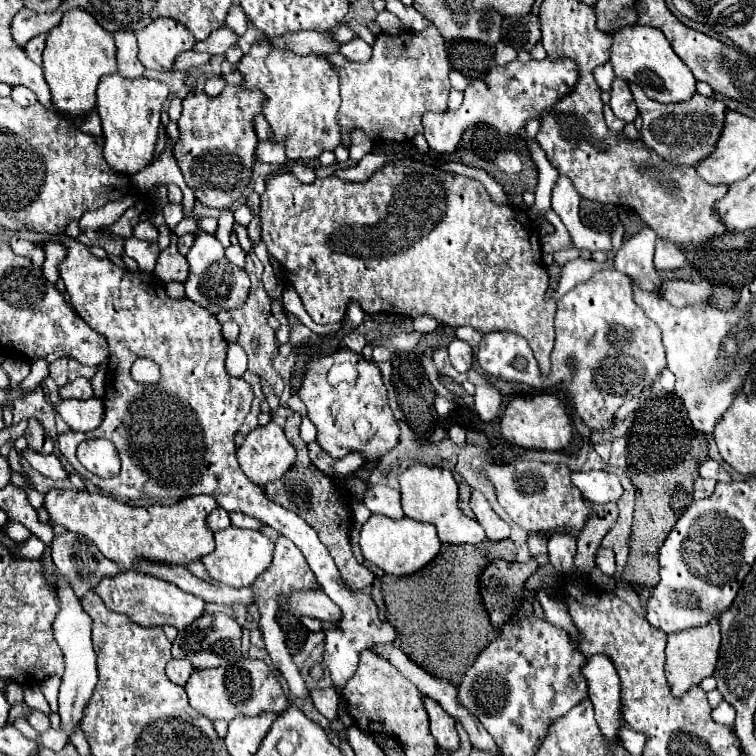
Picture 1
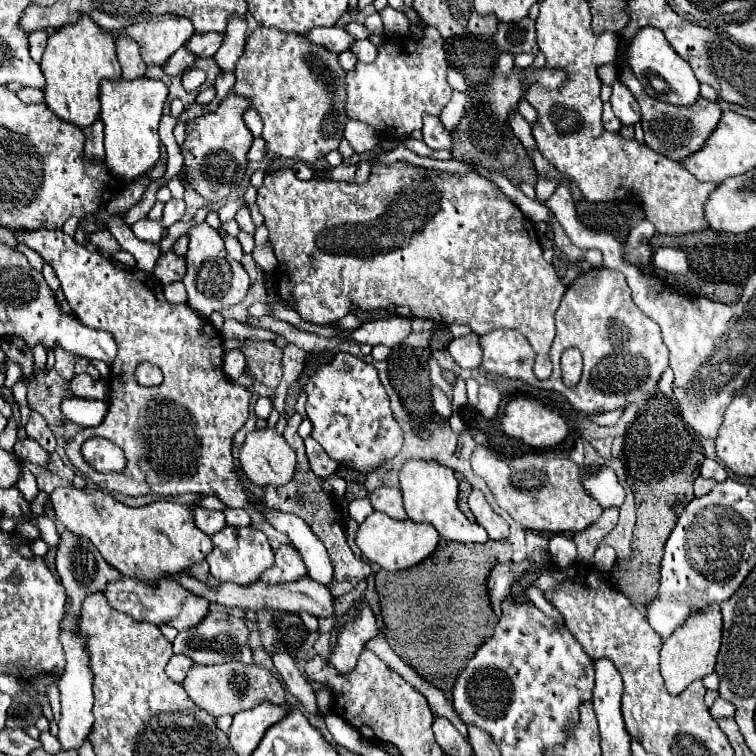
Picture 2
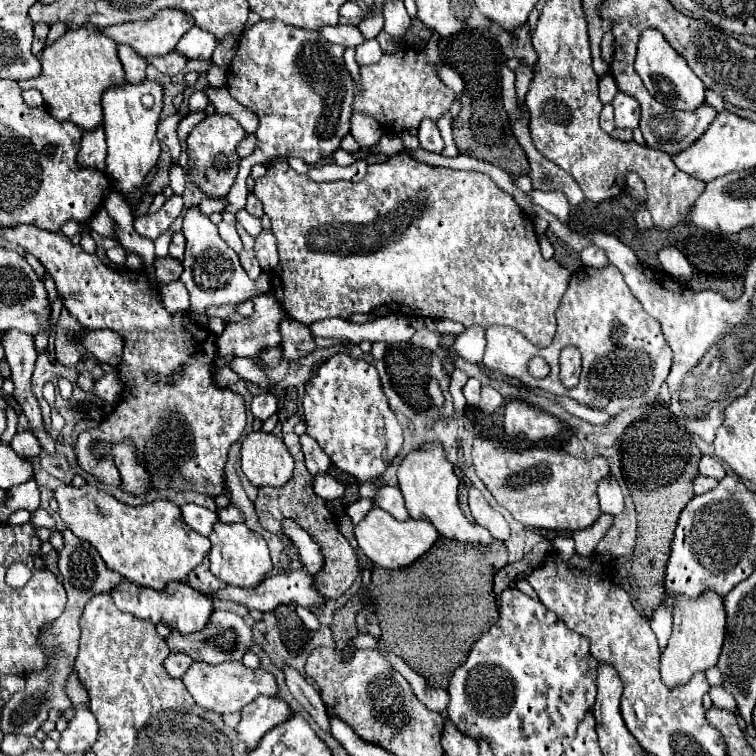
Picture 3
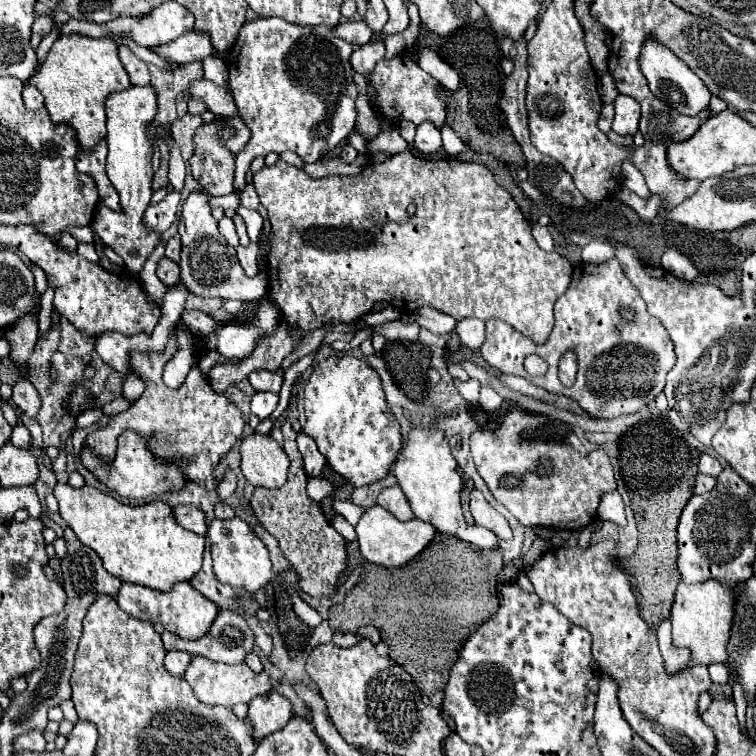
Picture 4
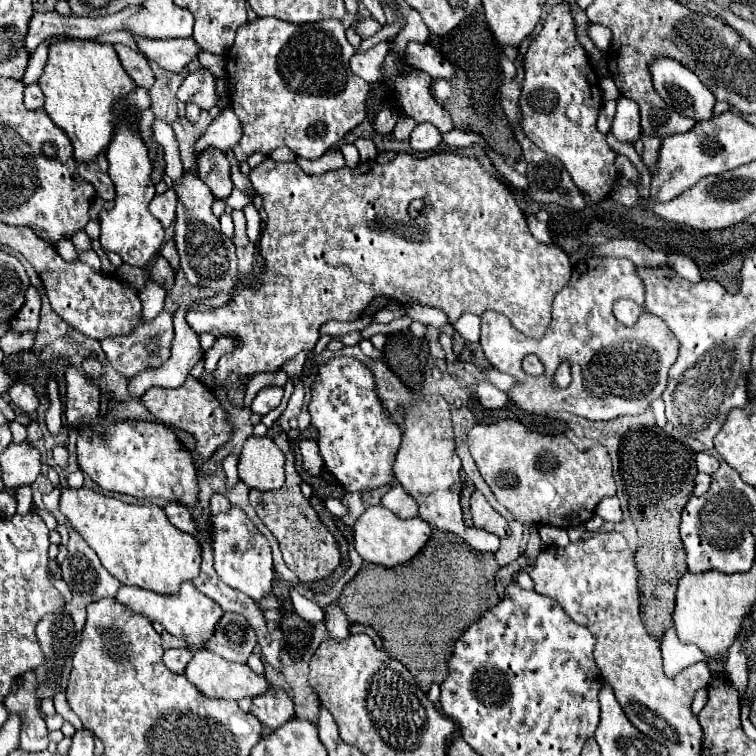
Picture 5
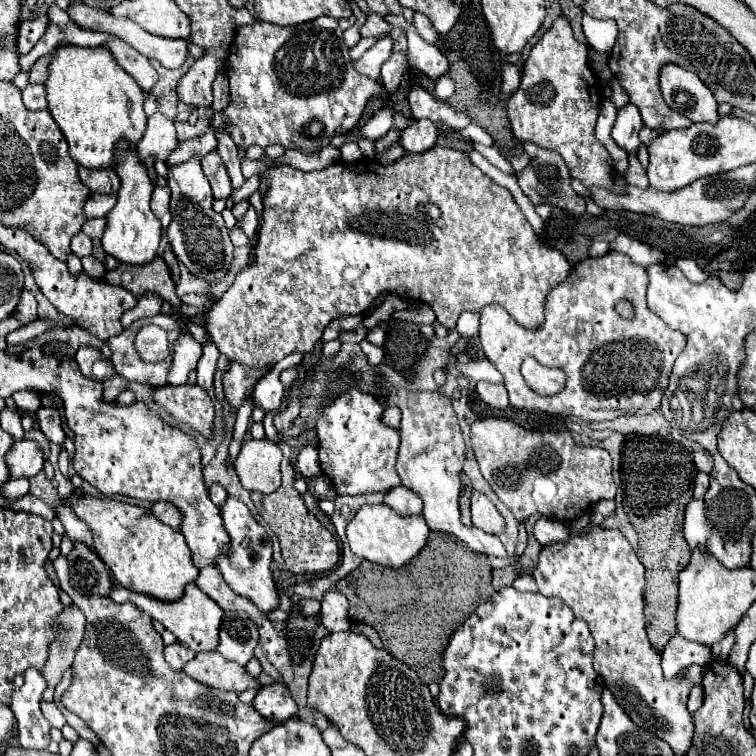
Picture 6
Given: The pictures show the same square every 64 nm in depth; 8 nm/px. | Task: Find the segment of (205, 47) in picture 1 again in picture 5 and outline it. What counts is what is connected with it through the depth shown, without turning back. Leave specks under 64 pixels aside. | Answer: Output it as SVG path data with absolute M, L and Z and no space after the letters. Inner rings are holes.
M128 30L132 38L136 40L138 50L148 58L158 62L164 70L180 72L196 54L200 52L200 46L192 38L176 38L176 40L148 40L142 36L136 36L136 32Z

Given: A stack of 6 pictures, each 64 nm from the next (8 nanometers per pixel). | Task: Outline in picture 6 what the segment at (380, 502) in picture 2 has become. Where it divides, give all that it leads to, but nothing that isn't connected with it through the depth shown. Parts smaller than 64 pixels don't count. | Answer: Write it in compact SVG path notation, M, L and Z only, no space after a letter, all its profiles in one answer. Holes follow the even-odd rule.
M398 486L398 488L390 490L390 492L386 494L384 502L386 502L392 510L396 510L400 516L422 514L422 508L424 508L422 500L420 500L412 490L408 490L408 488L404 488L404 486Z

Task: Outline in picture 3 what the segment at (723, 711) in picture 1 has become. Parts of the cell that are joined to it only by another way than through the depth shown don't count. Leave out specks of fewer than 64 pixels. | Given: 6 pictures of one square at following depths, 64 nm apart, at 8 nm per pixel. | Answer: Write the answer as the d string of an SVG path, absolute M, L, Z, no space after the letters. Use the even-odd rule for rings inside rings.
M722 686L711 687L709 695L712 700L712 706L716 706L716 708L728 708L732 712L736 710L736 700L732 700Z

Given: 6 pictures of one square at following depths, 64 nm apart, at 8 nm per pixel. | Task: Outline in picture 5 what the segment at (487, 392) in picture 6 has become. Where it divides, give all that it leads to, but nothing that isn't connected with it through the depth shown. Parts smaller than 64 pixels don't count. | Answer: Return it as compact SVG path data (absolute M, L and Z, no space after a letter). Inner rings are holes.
M480 382L478 388L476 388L476 394L478 394L478 400L484 408L502 408L508 404L508 396L506 392L498 390L494 384L490 382Z

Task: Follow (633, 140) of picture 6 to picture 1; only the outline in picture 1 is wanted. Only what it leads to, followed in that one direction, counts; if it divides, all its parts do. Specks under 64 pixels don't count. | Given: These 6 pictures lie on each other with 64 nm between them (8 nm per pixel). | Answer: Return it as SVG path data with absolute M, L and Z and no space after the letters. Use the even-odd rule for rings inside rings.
M616 78L612 84L612 90L610 90L610 96L612 96L610 98L612 112L624 122L634 122L634 118L638 116L638 108L632 98L632 92L628 88L628 82Z

